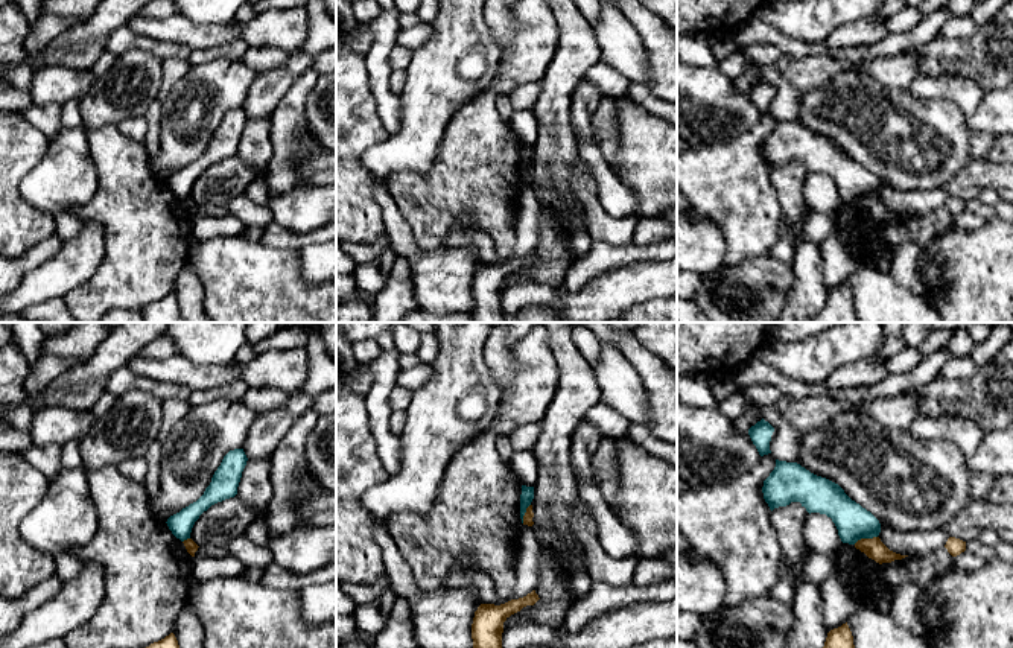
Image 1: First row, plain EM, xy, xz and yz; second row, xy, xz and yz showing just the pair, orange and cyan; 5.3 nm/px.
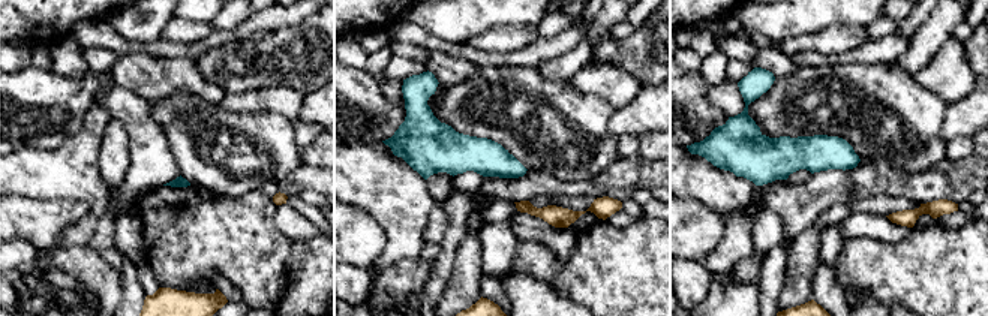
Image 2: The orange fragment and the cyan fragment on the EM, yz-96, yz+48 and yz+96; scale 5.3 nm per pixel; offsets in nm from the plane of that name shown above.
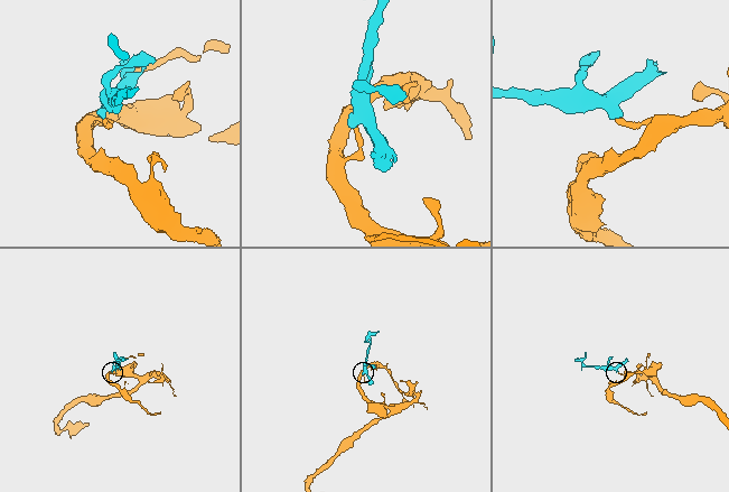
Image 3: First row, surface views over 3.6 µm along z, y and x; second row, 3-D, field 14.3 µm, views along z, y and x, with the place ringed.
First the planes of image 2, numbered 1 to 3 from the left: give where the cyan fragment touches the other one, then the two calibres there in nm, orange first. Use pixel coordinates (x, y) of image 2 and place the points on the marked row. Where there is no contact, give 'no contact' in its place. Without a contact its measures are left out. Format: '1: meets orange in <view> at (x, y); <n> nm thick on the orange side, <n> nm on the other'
1: no contact
2: no contact
3: no contact

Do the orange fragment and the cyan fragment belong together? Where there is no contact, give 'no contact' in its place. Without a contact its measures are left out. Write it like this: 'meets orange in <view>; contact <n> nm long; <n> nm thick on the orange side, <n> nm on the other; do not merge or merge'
meets orange in yz; contact 130 nm long; 110 nm thick on the orange side, 190 nm on the other; do not merge

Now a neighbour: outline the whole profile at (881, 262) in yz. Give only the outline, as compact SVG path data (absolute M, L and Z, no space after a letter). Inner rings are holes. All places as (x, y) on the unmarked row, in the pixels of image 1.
M879 253L873 256L872 259L865 260L862 266L870 268L878 272L890 274L891 262L893 262L893 254Z

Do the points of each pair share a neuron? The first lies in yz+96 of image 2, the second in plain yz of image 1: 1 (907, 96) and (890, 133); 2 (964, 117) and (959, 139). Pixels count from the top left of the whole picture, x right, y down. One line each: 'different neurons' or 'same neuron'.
1: same neuron
2: different neurons

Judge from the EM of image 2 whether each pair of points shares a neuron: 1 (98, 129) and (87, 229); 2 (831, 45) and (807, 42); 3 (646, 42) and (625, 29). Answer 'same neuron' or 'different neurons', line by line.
1: same neuron
2: same neuron
3: different neurons

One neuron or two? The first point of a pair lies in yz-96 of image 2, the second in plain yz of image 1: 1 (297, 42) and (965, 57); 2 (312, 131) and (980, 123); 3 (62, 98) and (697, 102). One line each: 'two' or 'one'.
1: one
2: two
3: one

